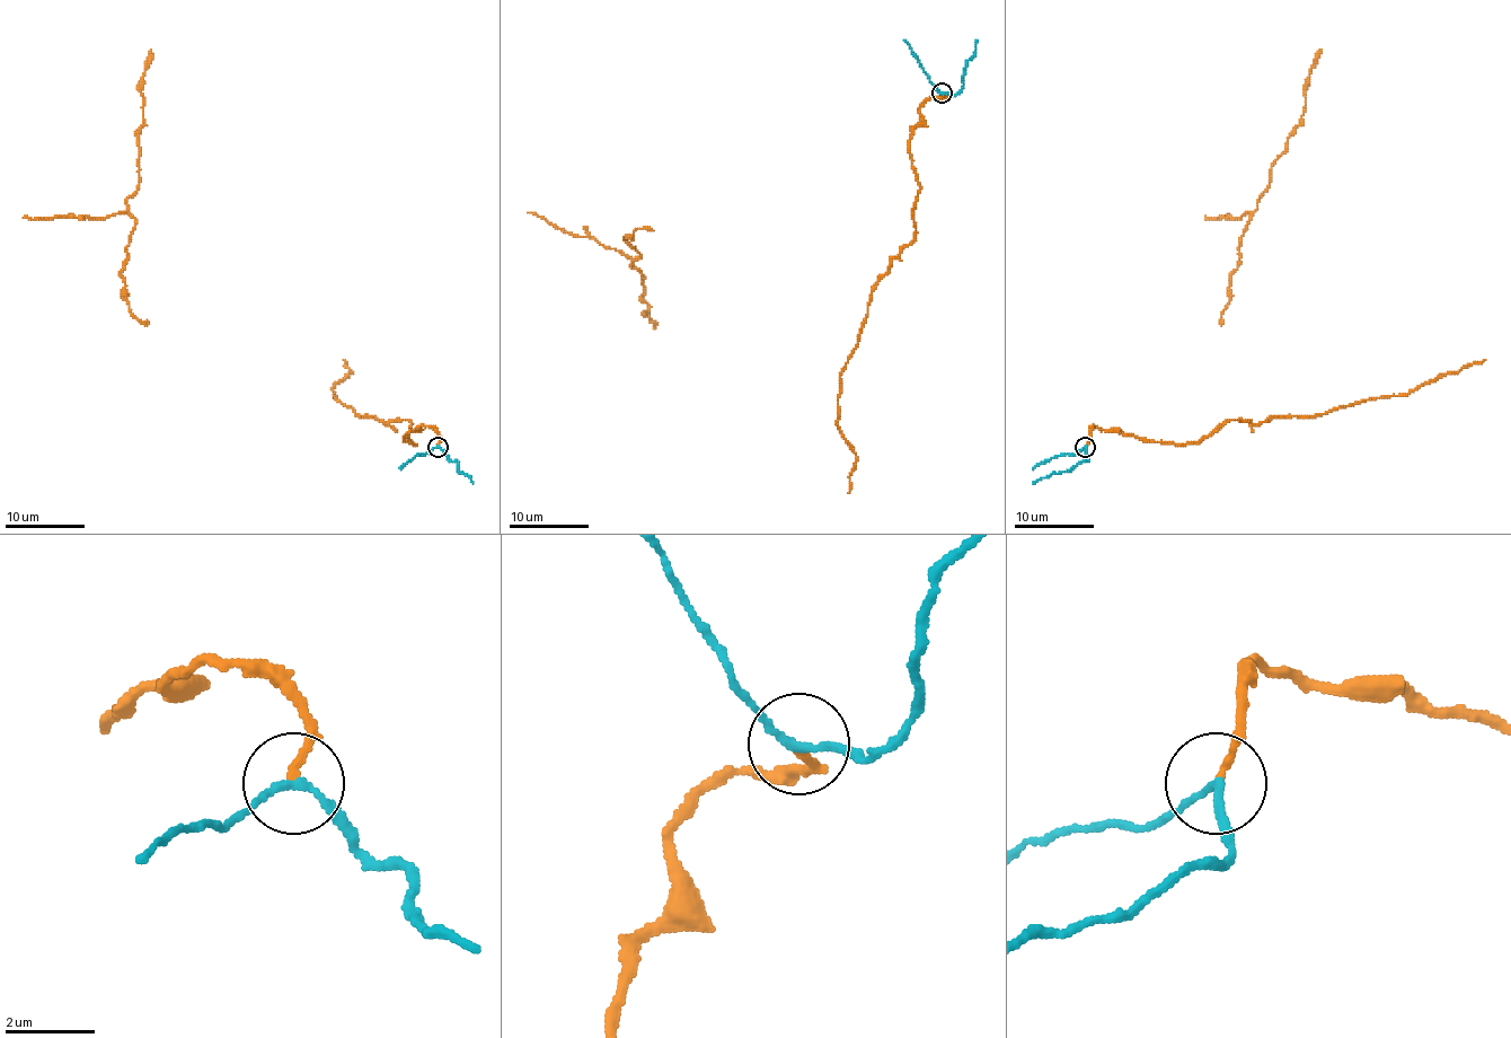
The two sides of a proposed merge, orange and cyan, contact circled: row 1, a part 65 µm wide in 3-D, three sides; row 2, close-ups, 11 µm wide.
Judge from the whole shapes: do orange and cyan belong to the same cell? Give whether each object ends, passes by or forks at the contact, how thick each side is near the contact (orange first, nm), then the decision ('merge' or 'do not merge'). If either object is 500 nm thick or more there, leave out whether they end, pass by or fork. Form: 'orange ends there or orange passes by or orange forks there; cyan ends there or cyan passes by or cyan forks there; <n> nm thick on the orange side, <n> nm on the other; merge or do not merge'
orange ends there; cyan passes by; 150 nm thick on the orange side, 160 nm on the other; do not merge

